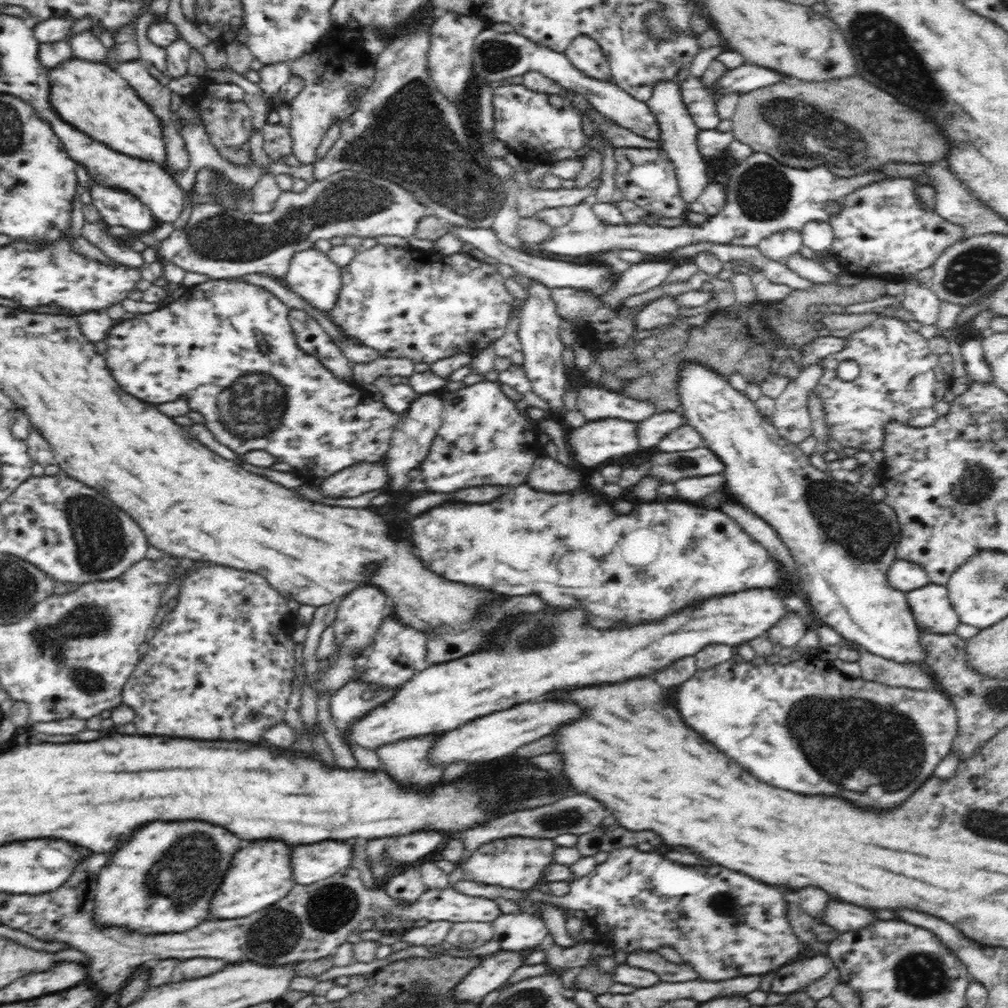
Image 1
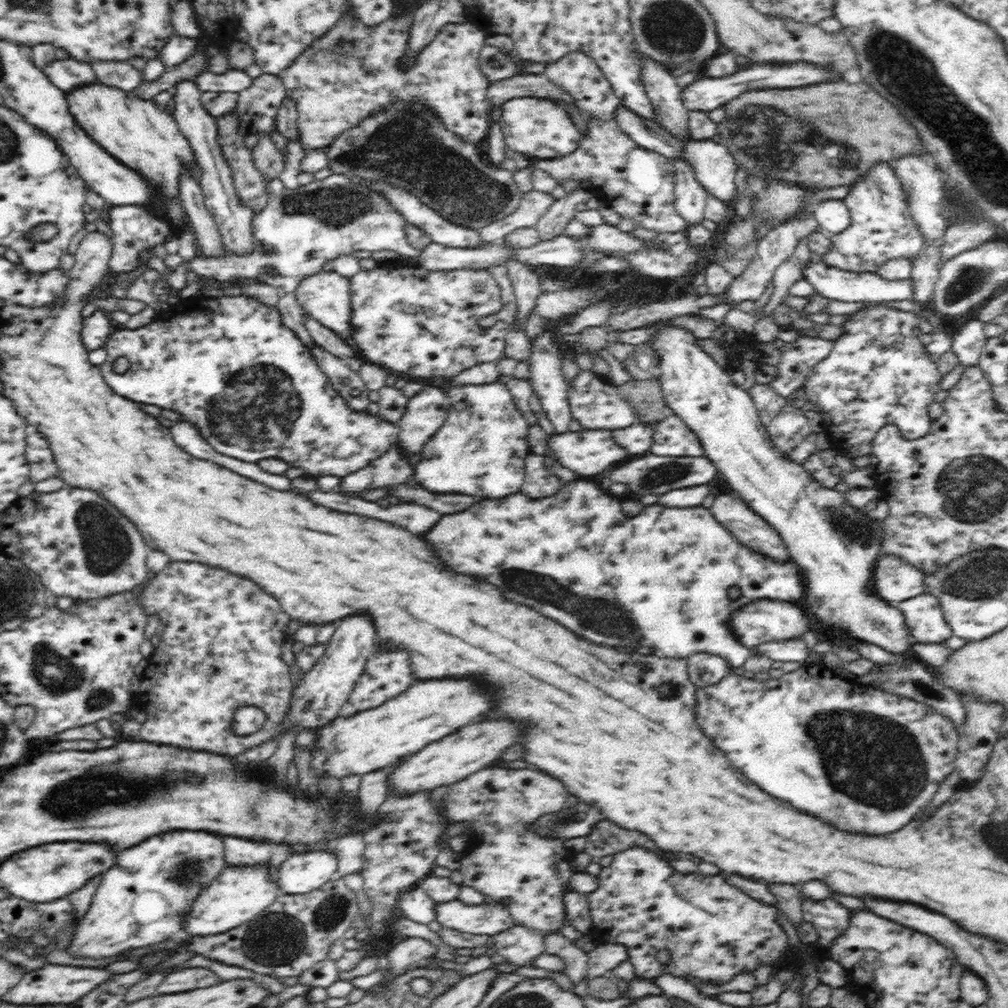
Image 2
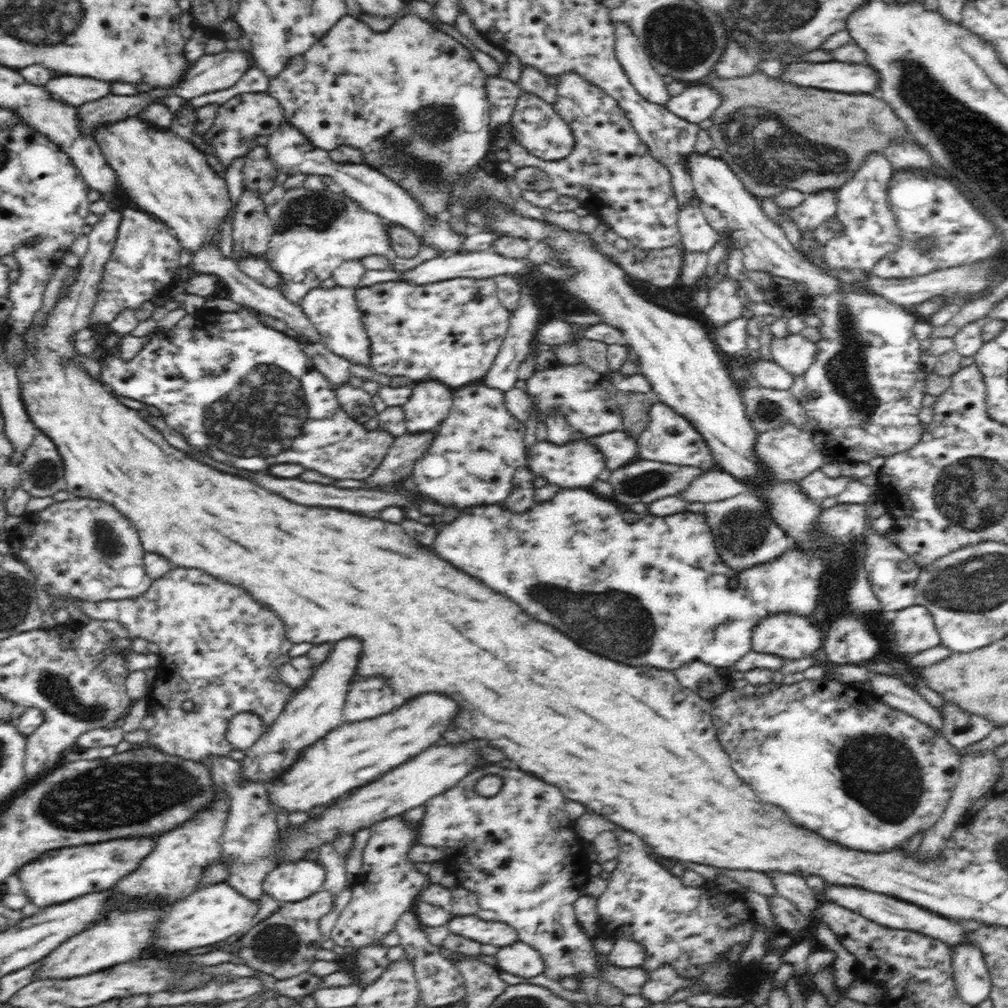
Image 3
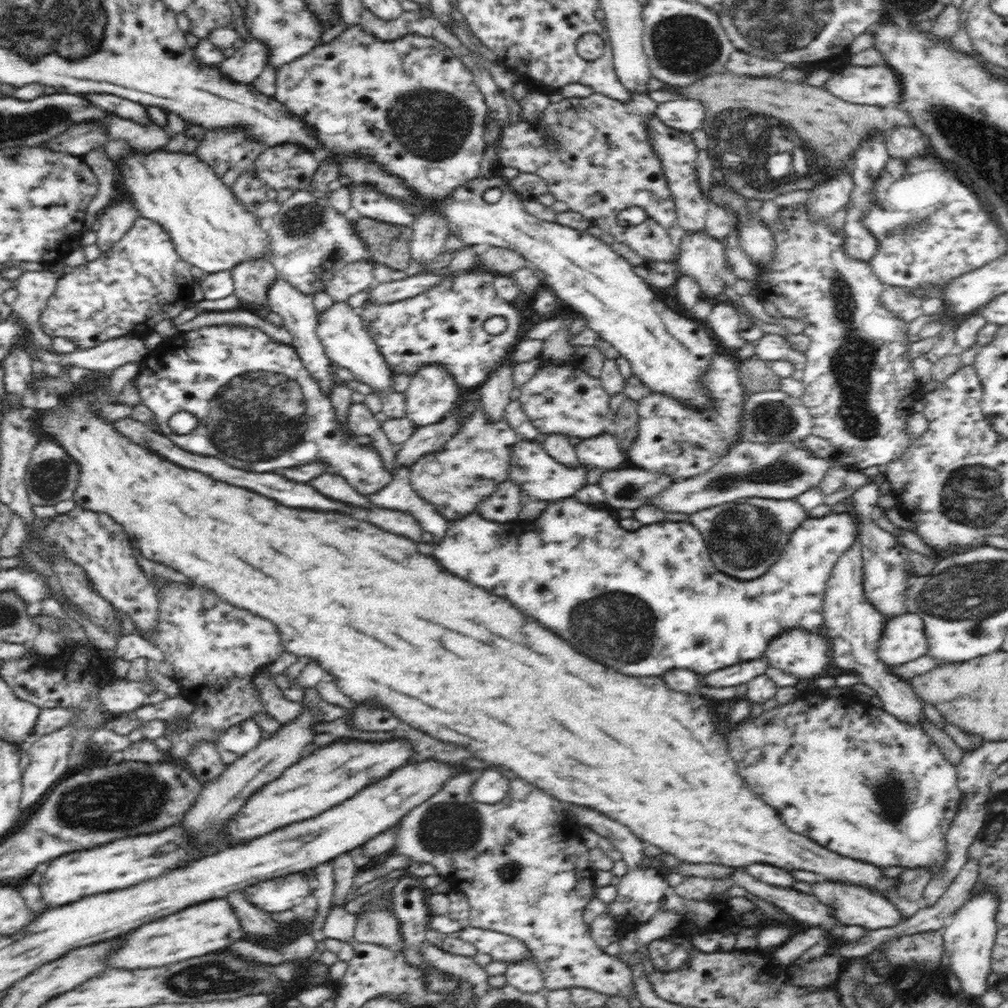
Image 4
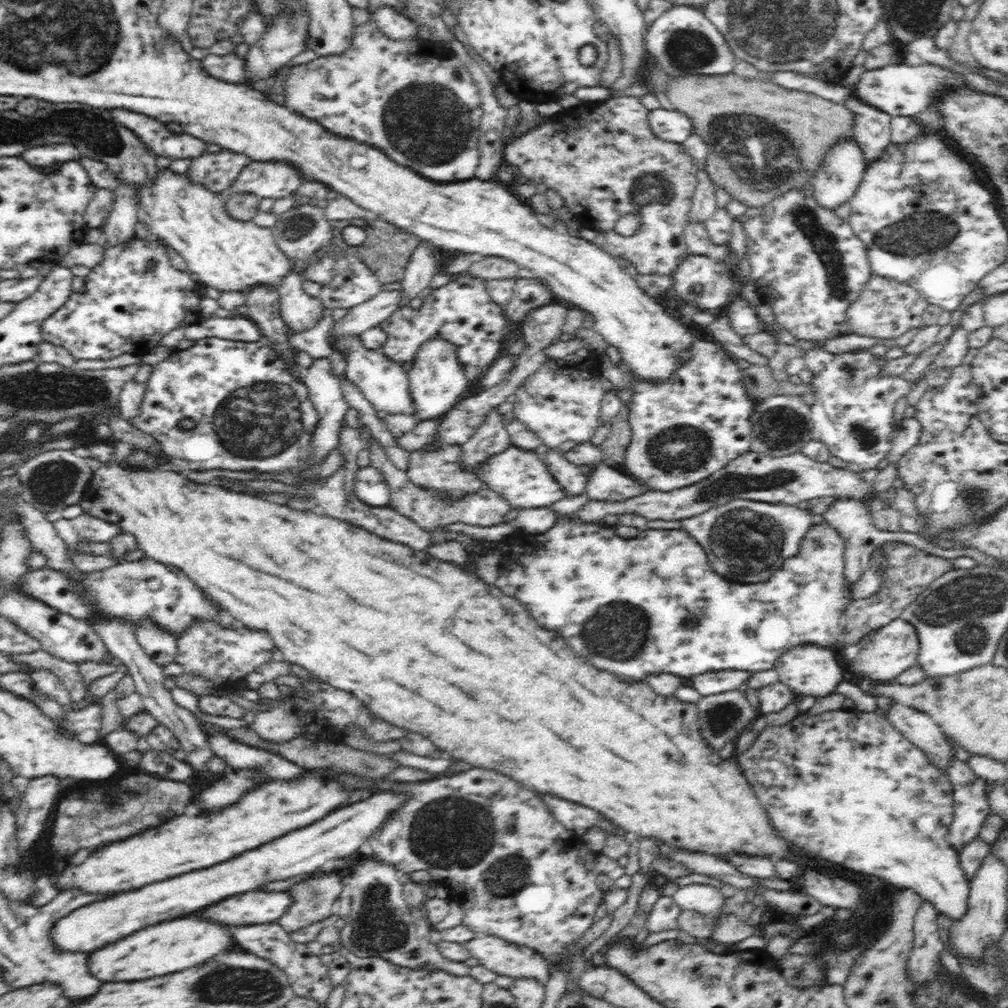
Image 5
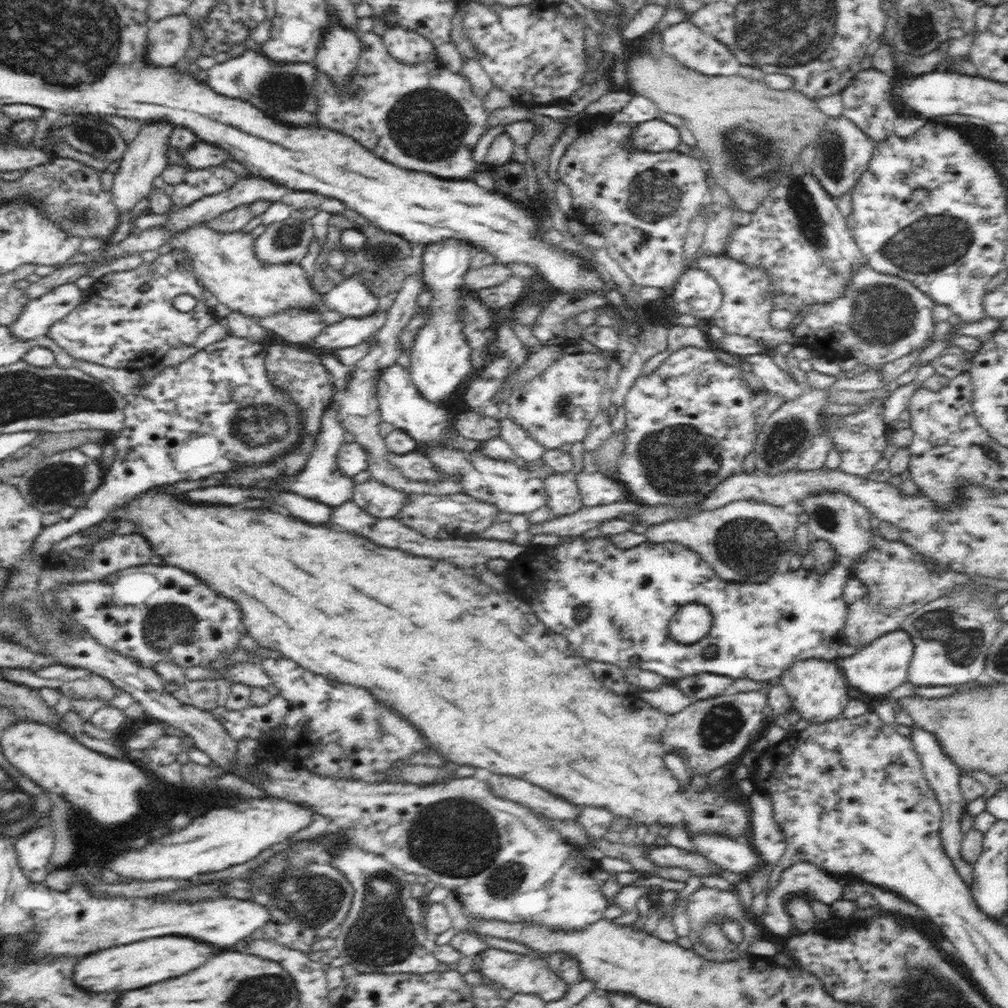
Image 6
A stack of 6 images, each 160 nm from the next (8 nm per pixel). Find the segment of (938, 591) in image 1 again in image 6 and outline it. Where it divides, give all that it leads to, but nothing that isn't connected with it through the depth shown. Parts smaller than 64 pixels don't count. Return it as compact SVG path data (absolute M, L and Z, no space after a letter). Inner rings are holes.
M899 629L884 634L861 648L860 652L854 652L848 658L838 662L849 686L853 686L860 692L870 694L870 696L882 698L883 695L894 690L896 686L907 681L908 667L915 649L908 633Z

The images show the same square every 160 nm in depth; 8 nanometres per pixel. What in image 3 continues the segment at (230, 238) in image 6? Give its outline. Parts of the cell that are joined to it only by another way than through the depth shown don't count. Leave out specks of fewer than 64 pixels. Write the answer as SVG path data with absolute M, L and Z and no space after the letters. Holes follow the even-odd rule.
M137 116L118 120L114 124L104 124L92 132L94 140L104 154L106 161L117 174L119 186L134 200L134 204L173 230L180 246L194 254L204 244L220 238L220 224L233 211L224 173L218 175L207 162L207 157L192 142L178 137L171 129L164 130L144 122Z

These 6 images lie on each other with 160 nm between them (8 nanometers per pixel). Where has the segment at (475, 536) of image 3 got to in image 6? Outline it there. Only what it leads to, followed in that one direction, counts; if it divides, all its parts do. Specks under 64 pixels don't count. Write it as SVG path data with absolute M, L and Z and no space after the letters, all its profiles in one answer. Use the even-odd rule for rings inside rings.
M571 537L569 541L561 545L556 545L554 548L548 548L548 565L545 567L544 577L541 580L542 590L538 592L538 596L534 596L531 599L530 606L536 613L536 616L545 626L548 626L550 630L554 630L556 634L562 634L568 638L568 642L572 646L580 646L580 648L574 648L580 656L584 658L590 658L590 660L598 660L598 662L608 662L608 664L616 664L621 669L627 669L630 667L639 667L645 671L652 671L656 674L660 674L664 678L684 678L701 672L708 672L712 674L726 675L730 678L750 678L756 682L768 682L773 678L780 677L780 674L784 670L788 670L792 664L800 662L800 660L808 660L808 658L819 658L820 660L830 660L838 656L838 650L840 646L845 646L845 635L843 634L846 614L848 614L848 604L843 599L843 588L846 586L846 582L852 579L852 574L849 570L840 564L839 560L831 567L828 572L817 572L814 568L811 570L796 570L787 571L785 573L772 574L768 580L761 583L737 583L734 581L722 580L710 565L708 565L698 553L694 550L690 550L677 542L662 542L662 544L652 544L651 542L645 542L630 549L620 549L616 547L608 537L595 537L593 539L584 539L584 537ZM696 603L704 604L712 612L714 616L714 628L711 632L702 640L698 640L694 644L682 644L672 639L669 632L670 619L676 611L685 604ZM586 607L590 609L590 616L584 620L584 622L576 622L574 620L574 612L576 608ZM708 646L716 646L717 655L712 659L706 659L704 657L704 650Z

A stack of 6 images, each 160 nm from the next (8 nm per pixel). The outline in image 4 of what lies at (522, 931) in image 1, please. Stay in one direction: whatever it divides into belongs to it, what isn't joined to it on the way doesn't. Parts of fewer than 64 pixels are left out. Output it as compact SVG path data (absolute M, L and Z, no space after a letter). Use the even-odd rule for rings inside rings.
M531 958L520 962L508 962L505 977L509 986L522 993L538 993L545 991L542 971L538 969L536 961Z

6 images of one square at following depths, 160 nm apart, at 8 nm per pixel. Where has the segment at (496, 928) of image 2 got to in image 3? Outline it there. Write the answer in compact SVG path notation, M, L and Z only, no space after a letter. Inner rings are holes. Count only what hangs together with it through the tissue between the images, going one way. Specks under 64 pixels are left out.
M478 915L454 916L447 924L448 930L452 934L470 938L480 944L492 944L502 948L510 946L519 940L516 930L504 922L490 922L482 920Z

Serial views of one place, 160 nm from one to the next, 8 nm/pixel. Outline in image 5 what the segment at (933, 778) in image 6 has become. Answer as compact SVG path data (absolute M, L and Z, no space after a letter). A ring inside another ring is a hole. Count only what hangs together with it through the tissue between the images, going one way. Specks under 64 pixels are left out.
M892 699L892 706L886 711L888 722L894 725L912 744L915 744L929 758L932 764L947 771L954 749L946 740L942 729L926 714Z

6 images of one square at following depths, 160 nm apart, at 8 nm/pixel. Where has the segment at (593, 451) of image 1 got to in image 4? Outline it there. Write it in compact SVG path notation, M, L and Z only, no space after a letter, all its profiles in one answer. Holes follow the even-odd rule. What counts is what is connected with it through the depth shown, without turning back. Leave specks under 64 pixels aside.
M518 441L513 446L507 480L515 482L520 487L520 491L530 496L530 500L550 503L571 498L582 486L588 484L587 469L586 464L580 464L576 468L568 468L565 464L560 464L537 441Z

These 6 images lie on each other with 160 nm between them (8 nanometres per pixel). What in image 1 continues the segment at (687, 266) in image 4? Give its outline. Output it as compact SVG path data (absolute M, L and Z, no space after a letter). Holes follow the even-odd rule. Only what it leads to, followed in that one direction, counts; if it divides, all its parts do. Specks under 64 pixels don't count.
M678 81L658 82L654 86L651 98L645 103L656 117L660 129L661 149L666 152L668 159L675 168L682 200L689 207L692 202L699 200L704 188L709 184L704 158L700 155L698 146L698 138L702 131L696 126L692 115L684 104Z

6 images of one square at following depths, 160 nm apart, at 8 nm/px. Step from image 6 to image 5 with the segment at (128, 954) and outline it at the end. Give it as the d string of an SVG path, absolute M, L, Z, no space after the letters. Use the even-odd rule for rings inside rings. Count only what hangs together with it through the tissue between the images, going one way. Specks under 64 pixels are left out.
M180 918L148 926L128 938L92 951L88 955L88 966L92 976L100 982L134 982L198 966L208 958L226 952L232 946L232 941L228 928L224 926L200 918Z

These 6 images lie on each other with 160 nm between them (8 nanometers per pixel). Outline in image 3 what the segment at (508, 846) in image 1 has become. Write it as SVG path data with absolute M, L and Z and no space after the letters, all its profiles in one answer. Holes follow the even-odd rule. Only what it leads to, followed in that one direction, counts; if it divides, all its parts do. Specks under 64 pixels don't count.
M490 768L474 770L448 792L426 802L424 818L418 827L417 844L443 850L441 862L456 877L454 886L463 886L476 894L480 909L475 914L482 920L512 926L519 940L540 953L545 964L544 976L548 979L560 981L594 976L604 981L598 968L599 952L592 938L580 927L574 909L576 898L584 895L584 886L588 886L592 863L589 860L590 845L576 836L572 829L573 820L568 818L564 796L556 786L532 778L522 770L500 770L496 774L504 778L504 784L496 796L486 798L476 794L474 788L476 780L486 772L490 772Z

